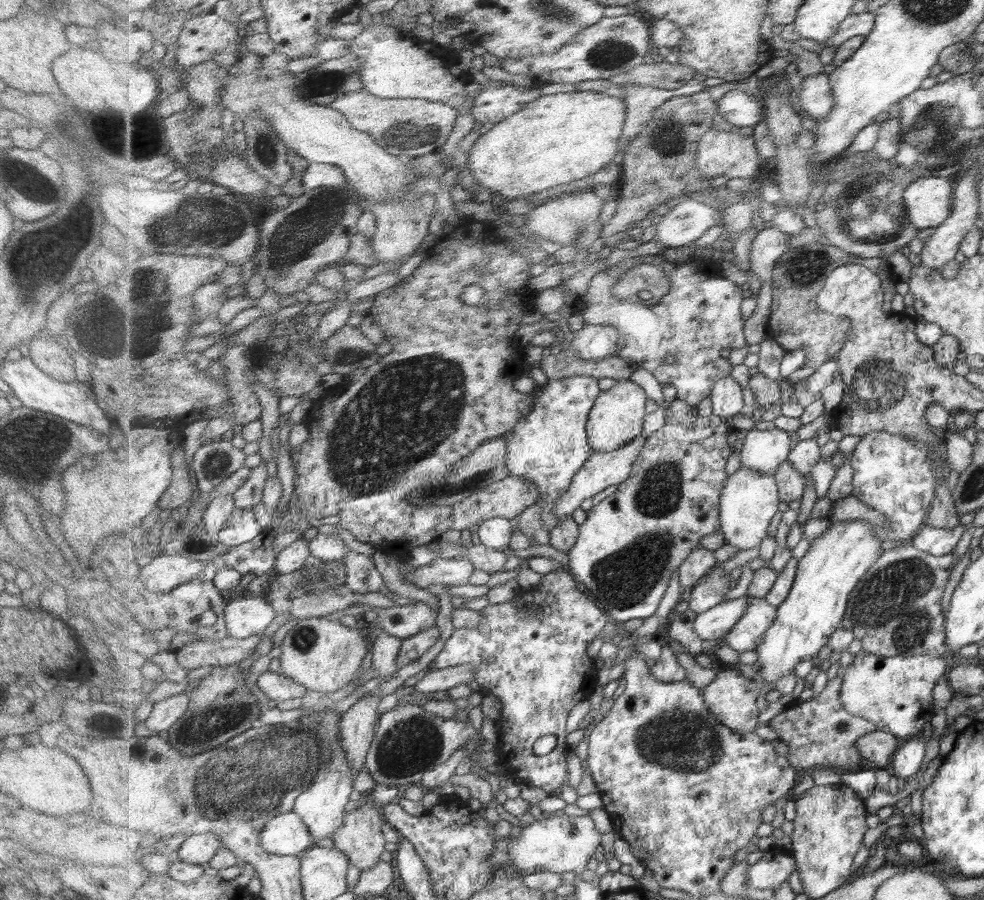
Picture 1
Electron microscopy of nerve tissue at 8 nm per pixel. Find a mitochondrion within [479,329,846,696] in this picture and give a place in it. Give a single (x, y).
(622, 580)

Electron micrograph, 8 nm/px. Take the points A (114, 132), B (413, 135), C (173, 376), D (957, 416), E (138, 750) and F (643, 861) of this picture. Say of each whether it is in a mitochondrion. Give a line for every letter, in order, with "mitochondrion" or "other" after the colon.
A: mitochondrion
B: mitochondrion
C: other
D: other
E: other
F: other

